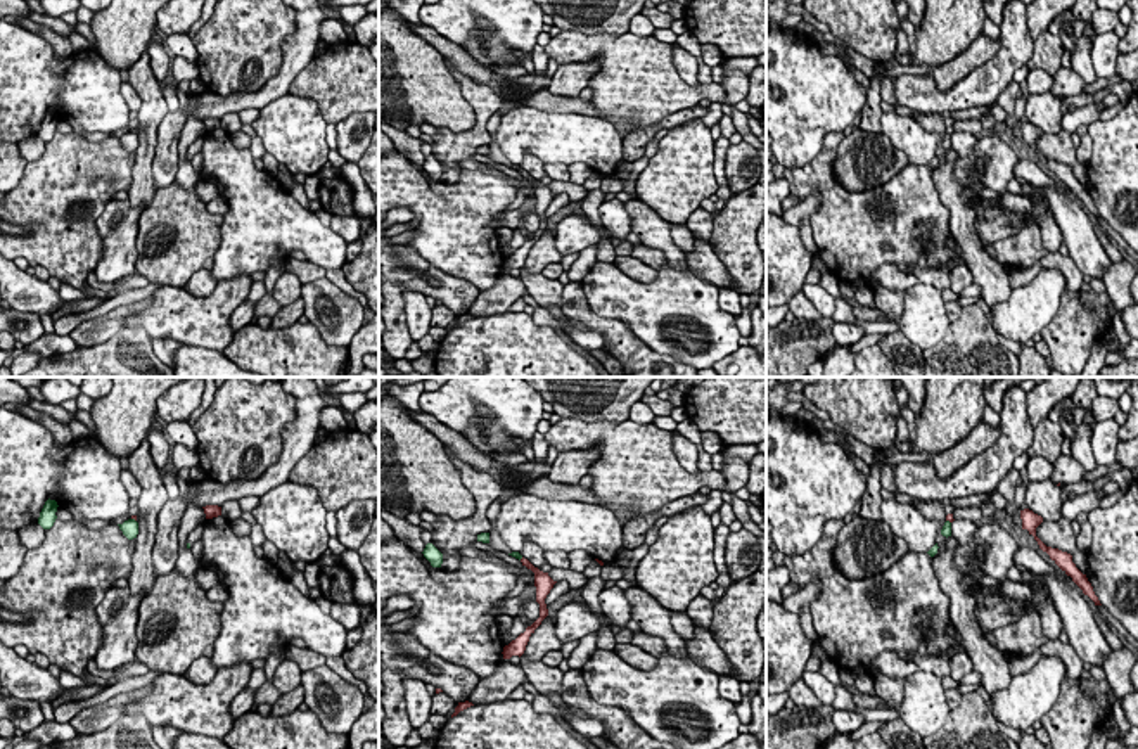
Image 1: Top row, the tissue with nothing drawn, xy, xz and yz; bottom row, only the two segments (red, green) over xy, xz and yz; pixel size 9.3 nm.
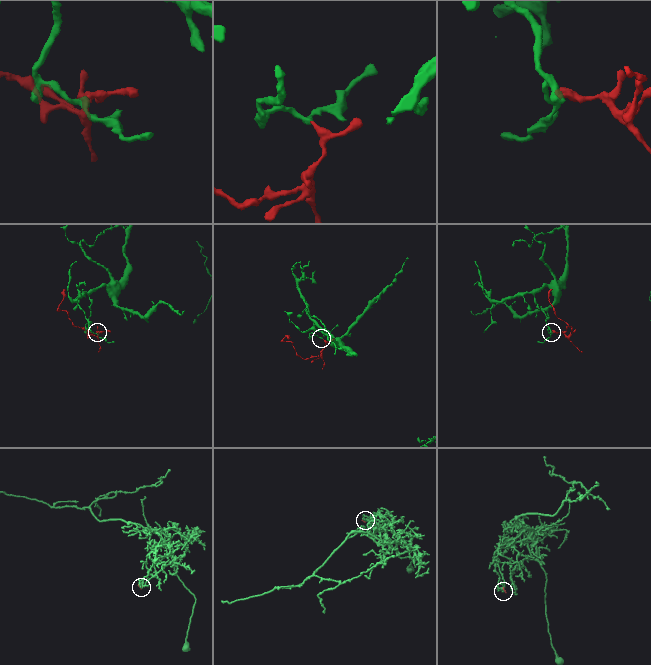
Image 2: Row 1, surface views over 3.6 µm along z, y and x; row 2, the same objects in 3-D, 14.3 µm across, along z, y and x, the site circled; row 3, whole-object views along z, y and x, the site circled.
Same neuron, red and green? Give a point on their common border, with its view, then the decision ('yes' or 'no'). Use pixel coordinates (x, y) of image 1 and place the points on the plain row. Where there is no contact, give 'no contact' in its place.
xy (134, 130) | no

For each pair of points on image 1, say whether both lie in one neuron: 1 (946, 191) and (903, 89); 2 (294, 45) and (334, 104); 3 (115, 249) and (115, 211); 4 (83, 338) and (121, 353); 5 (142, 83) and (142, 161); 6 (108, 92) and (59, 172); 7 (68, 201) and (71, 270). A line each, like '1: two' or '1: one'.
1: two
2: two
3: one
4: two
5: one
6: two
7: one

